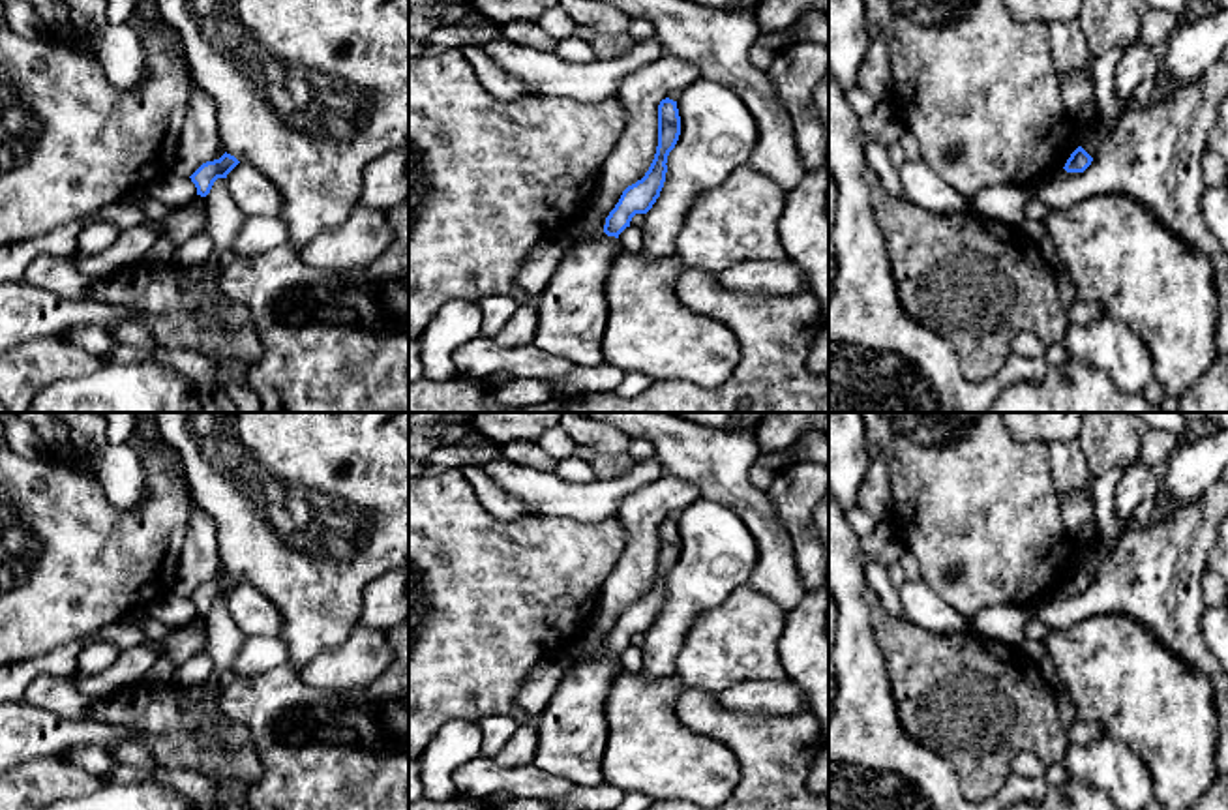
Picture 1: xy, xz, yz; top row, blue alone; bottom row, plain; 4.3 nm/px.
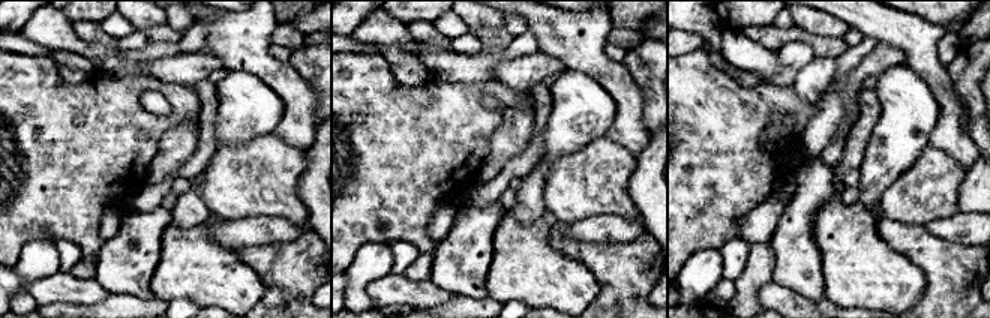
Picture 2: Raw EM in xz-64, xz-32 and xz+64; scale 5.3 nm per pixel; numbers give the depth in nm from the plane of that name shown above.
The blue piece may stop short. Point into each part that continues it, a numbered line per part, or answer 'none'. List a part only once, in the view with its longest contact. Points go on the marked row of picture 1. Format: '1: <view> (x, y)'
none

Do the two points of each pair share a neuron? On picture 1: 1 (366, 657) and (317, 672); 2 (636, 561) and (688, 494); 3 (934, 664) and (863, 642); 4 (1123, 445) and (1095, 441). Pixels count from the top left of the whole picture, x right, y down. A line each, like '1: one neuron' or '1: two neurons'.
1: one neuron
2: one neuron
3: two neurons
4: one neuron

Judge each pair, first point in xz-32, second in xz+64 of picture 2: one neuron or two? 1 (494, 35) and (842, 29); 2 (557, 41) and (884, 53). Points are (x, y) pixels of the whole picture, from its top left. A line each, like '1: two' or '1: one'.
1: two
2: two

